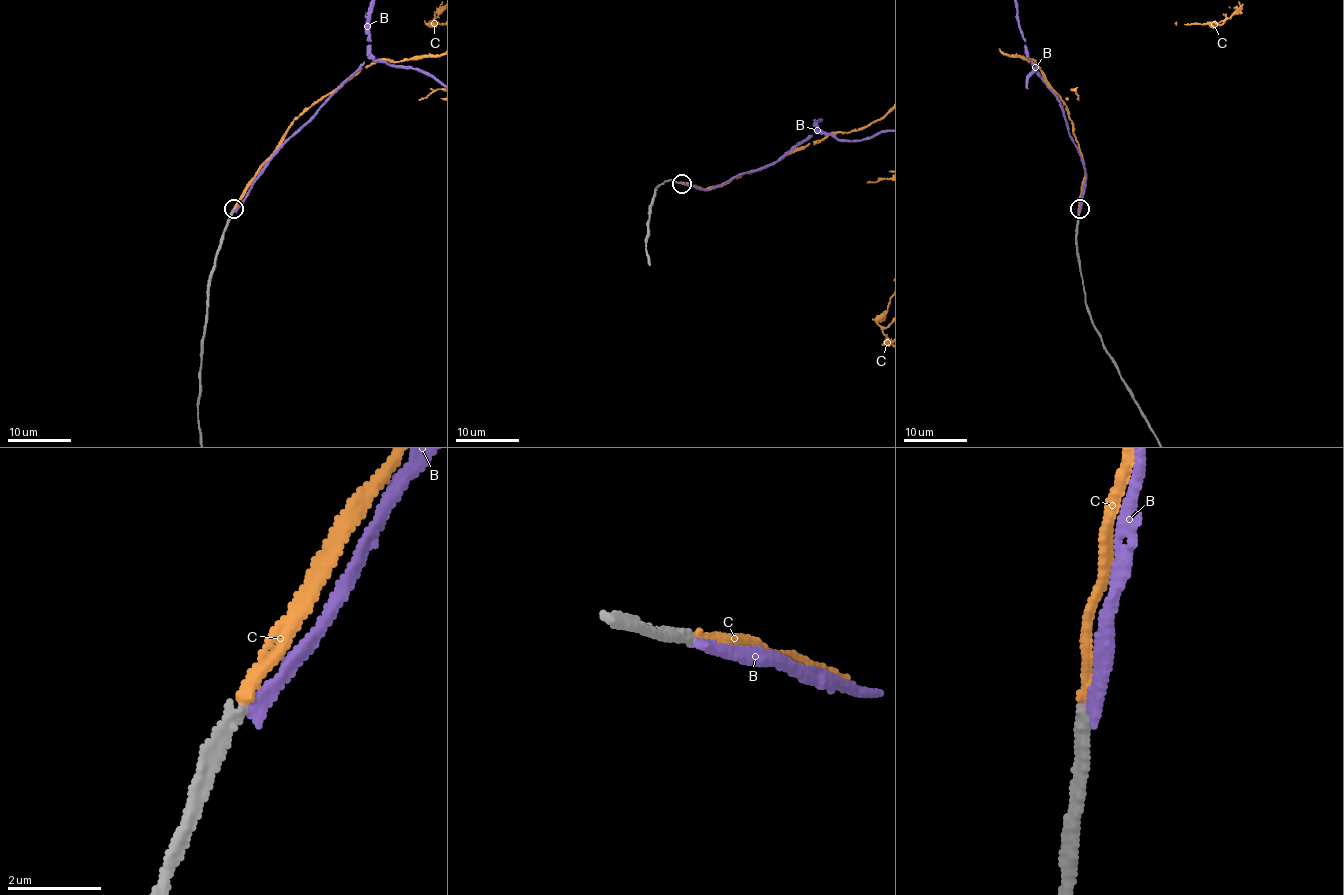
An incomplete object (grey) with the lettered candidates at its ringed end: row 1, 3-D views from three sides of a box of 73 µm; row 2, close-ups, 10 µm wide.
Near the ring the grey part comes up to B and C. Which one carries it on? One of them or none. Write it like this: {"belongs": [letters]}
{"belongs": ["C"]}

